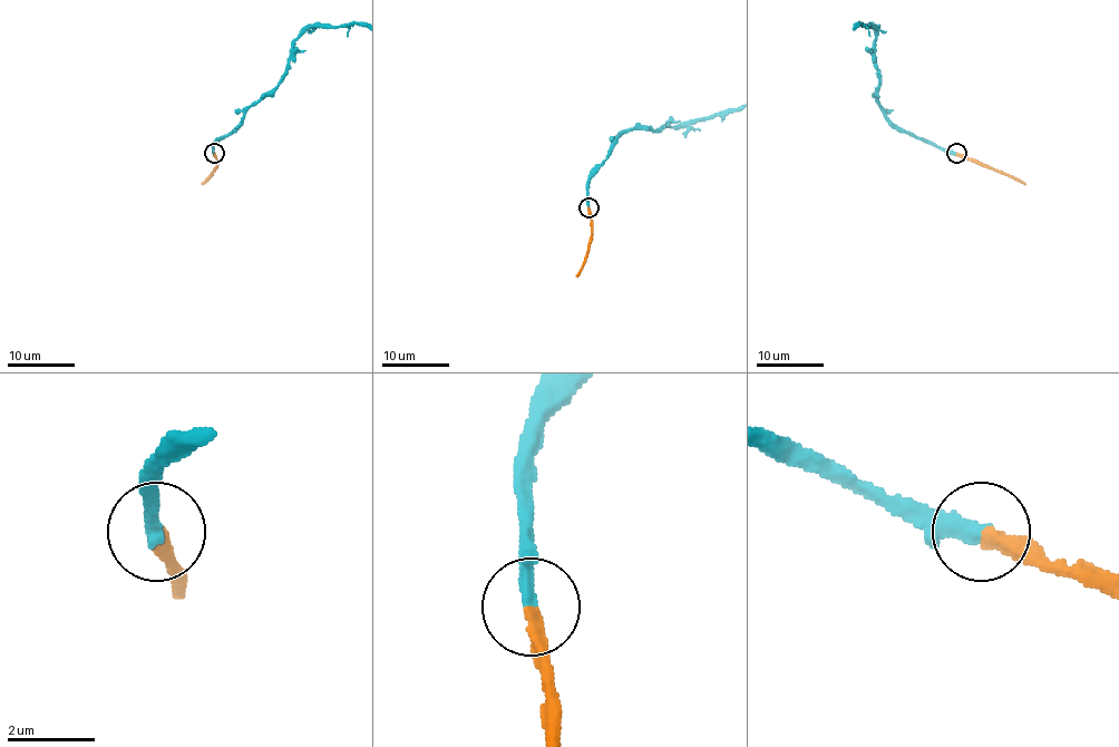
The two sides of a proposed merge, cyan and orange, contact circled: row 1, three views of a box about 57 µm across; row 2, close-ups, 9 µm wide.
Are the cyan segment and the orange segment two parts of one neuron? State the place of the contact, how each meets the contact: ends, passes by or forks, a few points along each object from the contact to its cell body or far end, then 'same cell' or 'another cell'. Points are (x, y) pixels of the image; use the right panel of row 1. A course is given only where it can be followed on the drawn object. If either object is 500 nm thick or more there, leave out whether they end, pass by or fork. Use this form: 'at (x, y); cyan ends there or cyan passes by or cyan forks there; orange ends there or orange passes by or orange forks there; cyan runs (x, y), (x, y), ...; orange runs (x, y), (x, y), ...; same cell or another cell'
at (956, 153); cyan ends there; orange ends there; orange runs (955, 154), (964, 154), (1027, 184); same cell

